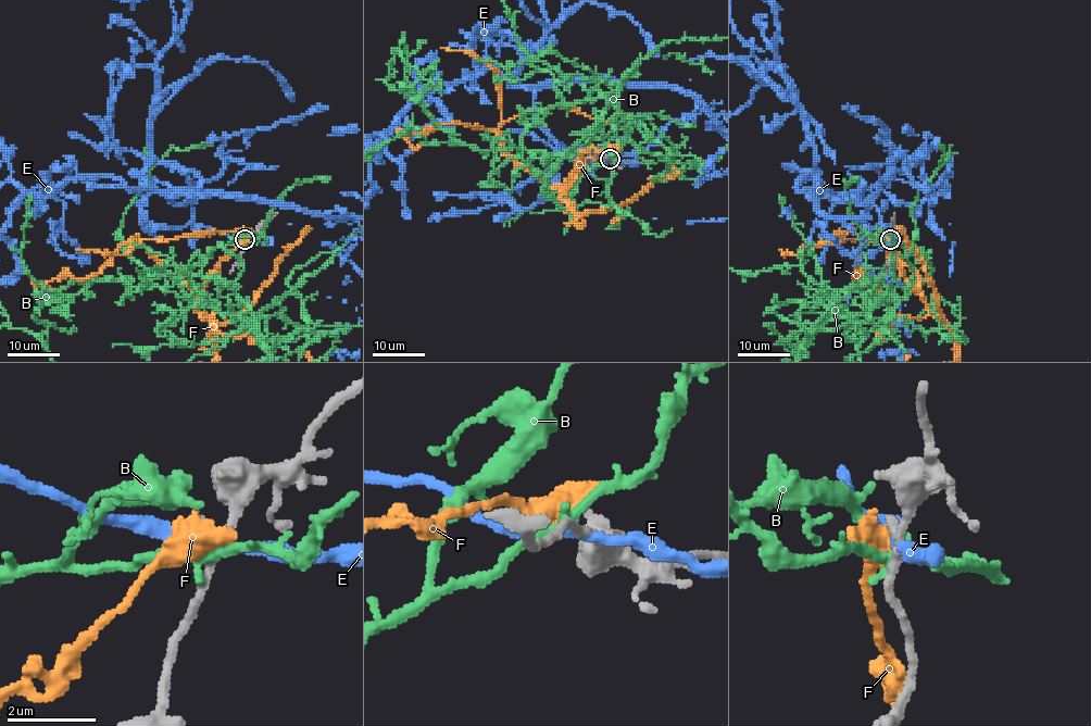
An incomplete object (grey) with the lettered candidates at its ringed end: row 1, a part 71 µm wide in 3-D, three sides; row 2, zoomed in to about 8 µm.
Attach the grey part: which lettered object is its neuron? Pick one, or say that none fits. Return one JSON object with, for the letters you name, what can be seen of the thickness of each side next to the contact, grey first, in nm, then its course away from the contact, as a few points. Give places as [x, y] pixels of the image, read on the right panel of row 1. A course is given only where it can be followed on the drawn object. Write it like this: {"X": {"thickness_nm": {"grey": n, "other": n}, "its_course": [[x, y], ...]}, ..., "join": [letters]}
{"join": []}

